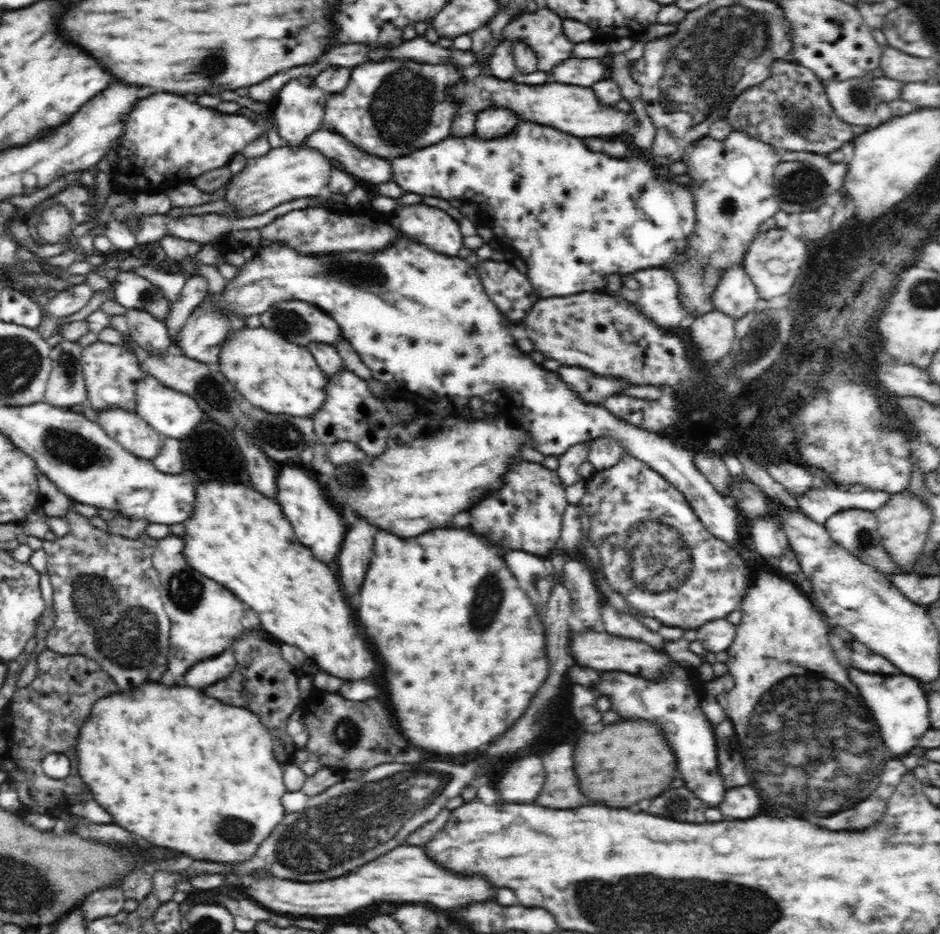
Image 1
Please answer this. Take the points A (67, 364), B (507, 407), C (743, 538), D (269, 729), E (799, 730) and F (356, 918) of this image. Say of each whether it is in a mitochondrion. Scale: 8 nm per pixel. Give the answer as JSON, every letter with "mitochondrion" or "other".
{"A":"mitochondrion","B":"other","C":"other","D":"other","E":"mitochondrion","F":"other"}

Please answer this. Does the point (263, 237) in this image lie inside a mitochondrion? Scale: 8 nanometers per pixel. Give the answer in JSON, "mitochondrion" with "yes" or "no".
{"mitochondrion":"no"}

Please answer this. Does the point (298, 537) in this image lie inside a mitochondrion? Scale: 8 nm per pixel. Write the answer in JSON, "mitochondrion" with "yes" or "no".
{"mitochondrion":"no"}

